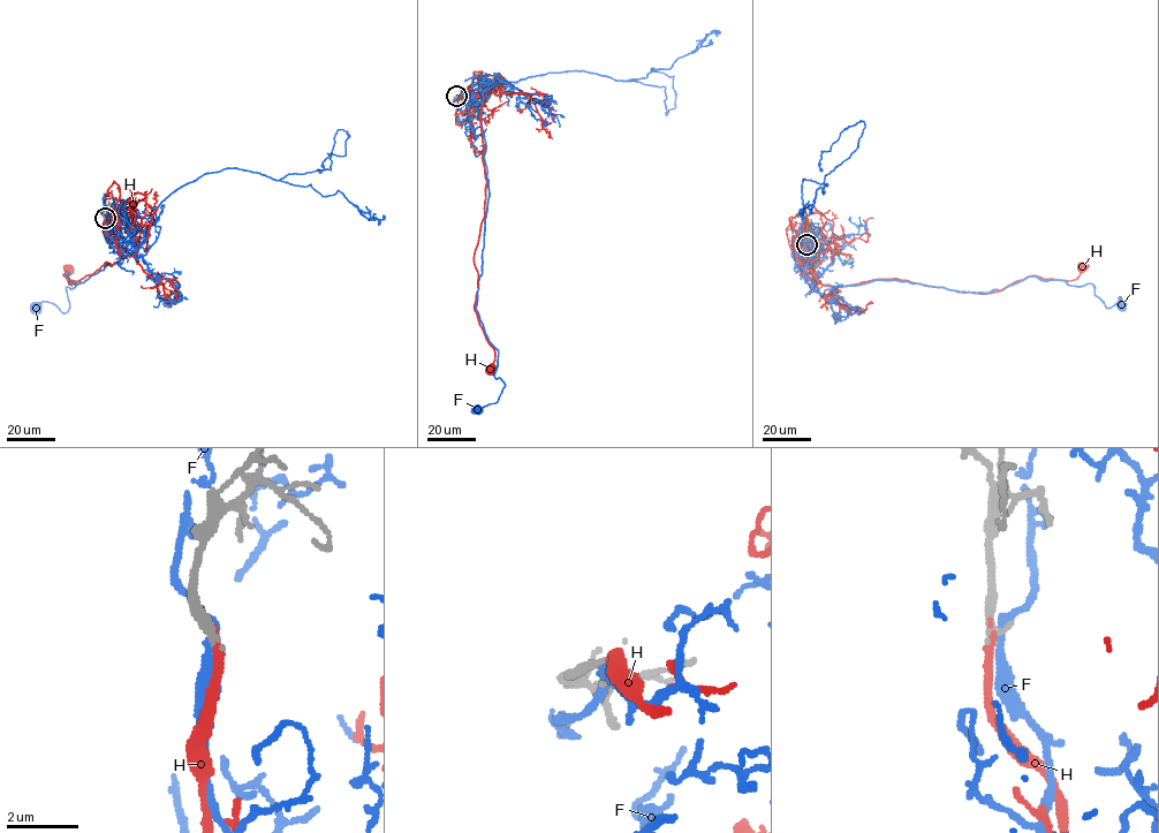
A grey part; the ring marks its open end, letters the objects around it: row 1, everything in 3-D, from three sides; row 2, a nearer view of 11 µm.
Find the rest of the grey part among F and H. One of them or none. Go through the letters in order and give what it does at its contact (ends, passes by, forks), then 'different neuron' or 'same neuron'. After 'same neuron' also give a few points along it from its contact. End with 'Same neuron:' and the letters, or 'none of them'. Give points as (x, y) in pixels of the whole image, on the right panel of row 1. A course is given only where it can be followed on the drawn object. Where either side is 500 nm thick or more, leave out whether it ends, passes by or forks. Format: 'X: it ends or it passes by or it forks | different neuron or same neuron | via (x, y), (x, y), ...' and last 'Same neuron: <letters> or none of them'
F: it passes by | different neuron
H: it ends | same neuron | via (807, 244), (813, 277), (841, 287), (900, 279), (981, 294), (1031, 275), (1072, 280), (1084, 264)
Same neuron: H

